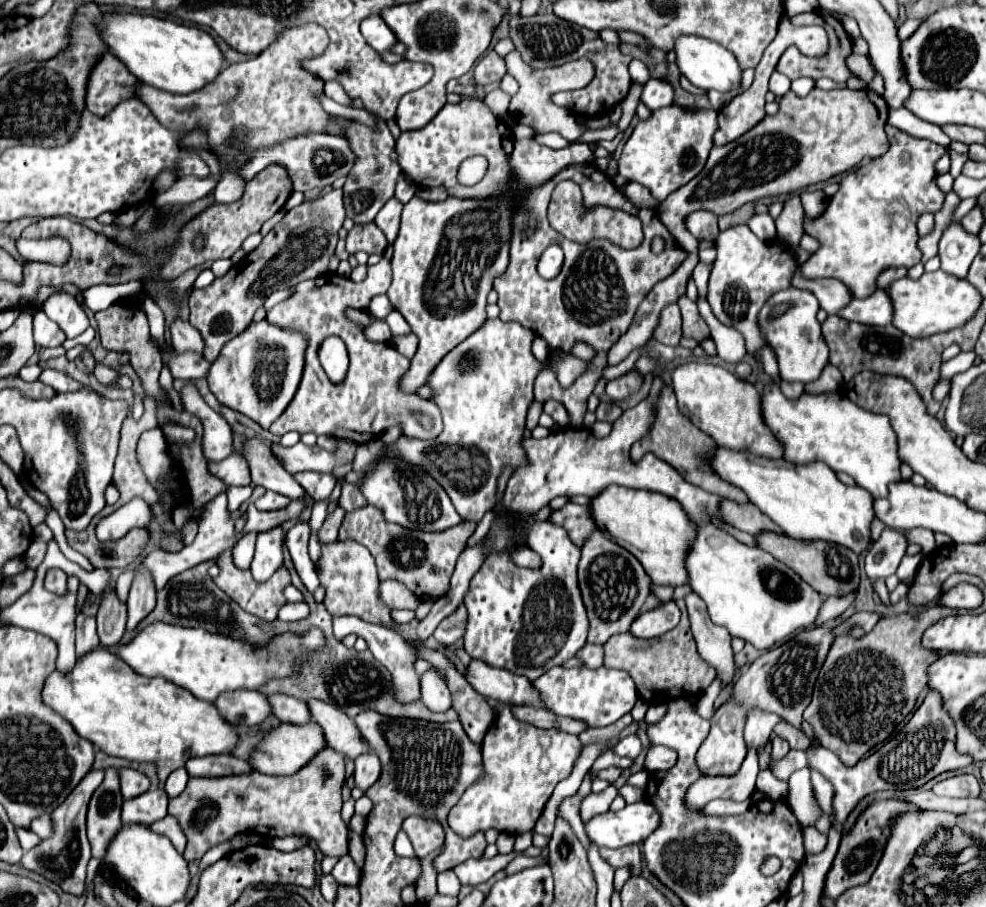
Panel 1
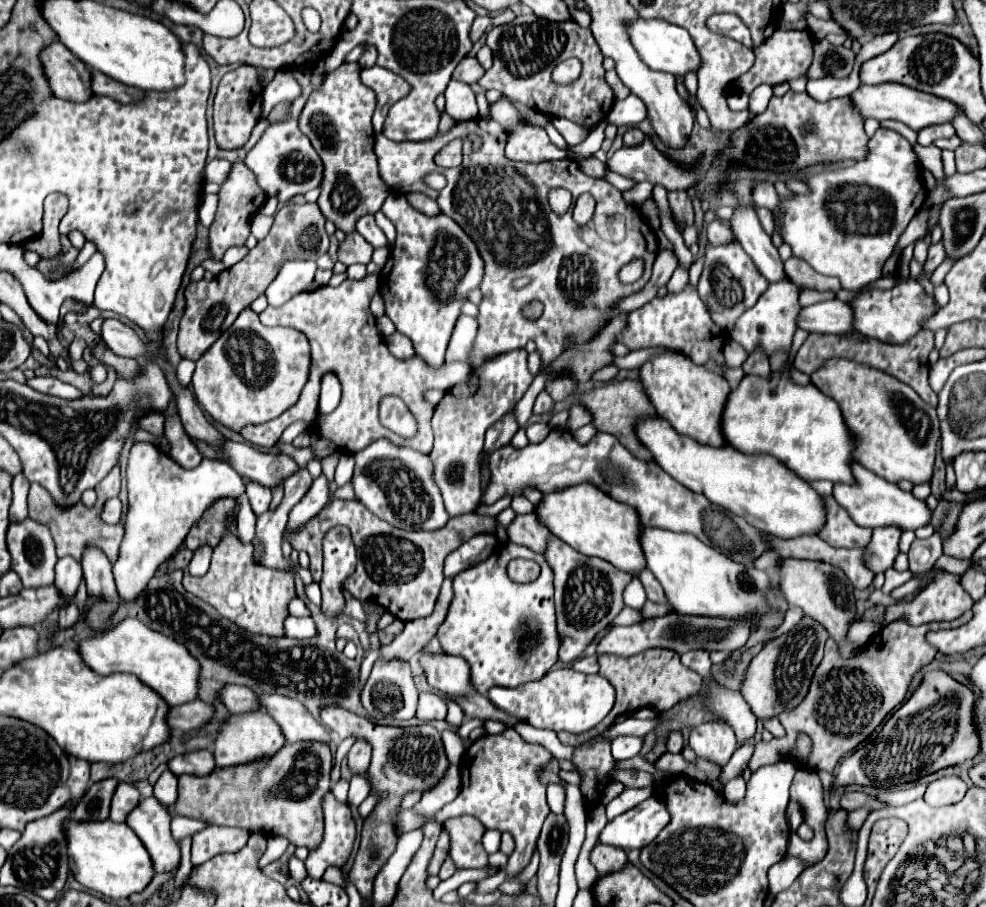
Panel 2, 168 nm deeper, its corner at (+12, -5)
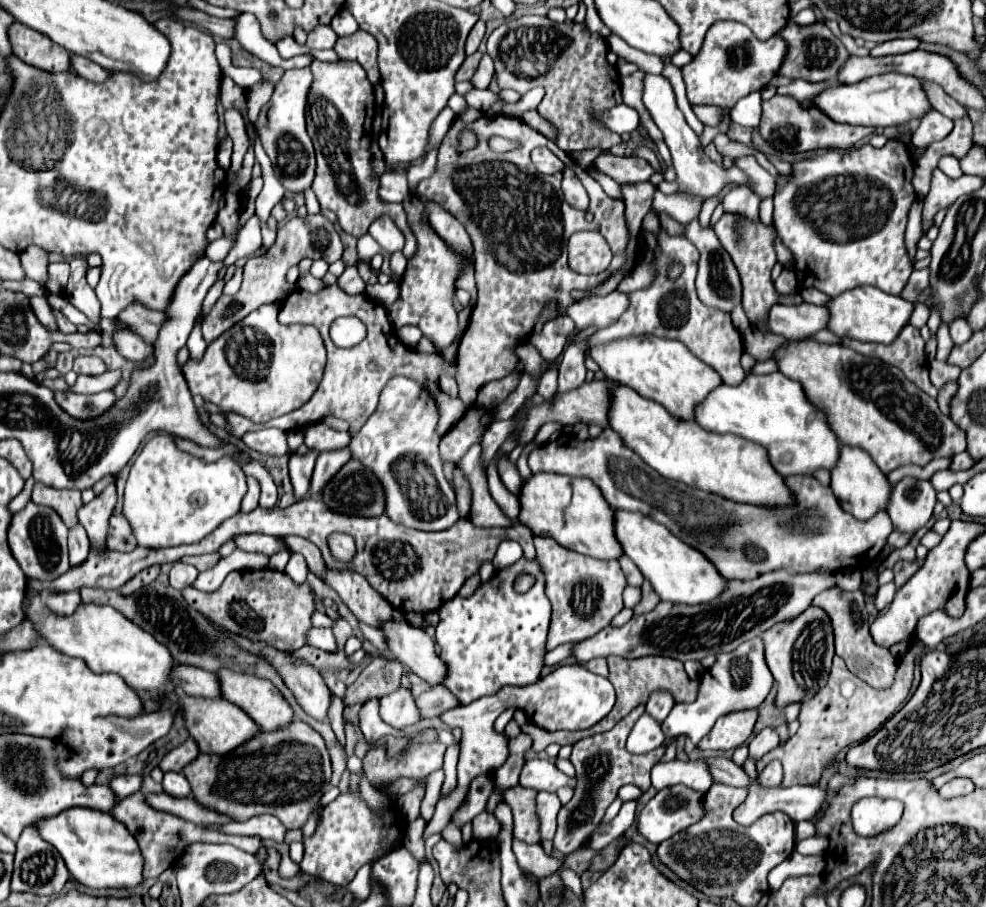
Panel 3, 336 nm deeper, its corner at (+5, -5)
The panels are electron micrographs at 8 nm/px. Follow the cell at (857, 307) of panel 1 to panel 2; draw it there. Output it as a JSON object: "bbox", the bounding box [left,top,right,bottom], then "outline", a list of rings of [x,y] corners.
{"bbox":[796,300,852,334],"outline":[[[826,300],[802,308],[796,326],[806,332],[844,334],[852,332],[852,312],[848,310],[846,302]]]}

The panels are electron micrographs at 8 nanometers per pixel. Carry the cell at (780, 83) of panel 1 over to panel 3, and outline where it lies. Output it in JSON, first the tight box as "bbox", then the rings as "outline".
{"bbox":[729,92,761,128],"outline":[[[751,92],[733,106],[733,110],[729,112],[731,120],[745,128],[757,128],[761,120],[761,102],[761,92]]]}

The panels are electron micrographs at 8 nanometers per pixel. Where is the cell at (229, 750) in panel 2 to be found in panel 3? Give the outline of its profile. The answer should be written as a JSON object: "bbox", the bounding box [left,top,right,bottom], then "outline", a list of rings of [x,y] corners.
{"bbox":[165,692,261,756],"outline":[[[173,692],[167,694],[165,700],[171,700],[185,710],[187,730],[195,738],[195,742],[199,744],[199,750],[203,754],[215,754],[215,756],[229,754],[231,750],[235,750],[235,746],[243,746],[243,742],[249,742],[255,734],[261,734],[259,726],[255,726],[255,722],[251,722],[251,718],[247,718],[247,714],[243,714],[243,710],[239,710],[235,704],[231,704],[227,700],[177,696]]]}

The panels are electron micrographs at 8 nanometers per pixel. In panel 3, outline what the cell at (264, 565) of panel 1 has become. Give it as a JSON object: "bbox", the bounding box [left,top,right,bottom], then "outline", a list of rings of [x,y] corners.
{"bbox":[289,450,317,500],"outline":[[[309,450],[309,454],[305,454],[305,456],[293,454],[289,458],[289,476],[291,476],[295,500],[303,500],[307,496],[309,482],[311,482],[311,470],[315,466],[315,458],[317,458],[315,450]]]}

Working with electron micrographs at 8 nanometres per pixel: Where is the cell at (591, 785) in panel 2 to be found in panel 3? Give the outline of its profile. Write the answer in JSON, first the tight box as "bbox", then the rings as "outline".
{"bbox":[553,706,665,854],"outline":[[[645,706],[633,708],[611,730],[607,730],[603,734],[595,734],[591,738],[583,738],[573,746],[569,760],[573,762],[573,766],[577,770],[577,788],[575,788],[575,796],[571,798],[571,802],[559,810],[557,832],[553,838],[553,850],[561,852],[561,854],[571,854],[571,852],[579,850],[583,846],[583,842],[591,836],[591,832],[597,828],[607,806],[617,798],[617,790],[623,784],[631,782],[631,784],[639,786],[643,792],[647,792],[651,788],[651,778],[649,778],[651,768],[653,768],[653,764],[657,764],[661,760],[665,748],[659,746],[641,756],[629,754],[625,750],[625,740],[635,724],[635,718],[641,716],[643,710],[645,710]]]}

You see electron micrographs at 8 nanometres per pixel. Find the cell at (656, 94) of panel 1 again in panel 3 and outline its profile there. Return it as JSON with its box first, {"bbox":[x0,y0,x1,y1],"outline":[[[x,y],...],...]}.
{"bbox":[599,104,639,134],"outline":[[[619,104],[619,106],[603,112],[599,118],[609,130],[613,130],[617,134],[633,132],[639,128],[639,112],[627,104]]]}

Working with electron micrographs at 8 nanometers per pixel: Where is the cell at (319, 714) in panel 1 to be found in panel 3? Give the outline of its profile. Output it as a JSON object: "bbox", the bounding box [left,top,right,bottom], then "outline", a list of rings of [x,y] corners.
{"bbox":[217,670,297,732],"outline":[[[219,670],[217,676],[221,680],[223,698],[237,704],[239,708],[243,708],[265,732],[287,728],[297,718],[291,704],[285,702],[283,694],[269,680],[255,678],[253,674],[237,674],[237,672],[231,672],[231,670]]]}

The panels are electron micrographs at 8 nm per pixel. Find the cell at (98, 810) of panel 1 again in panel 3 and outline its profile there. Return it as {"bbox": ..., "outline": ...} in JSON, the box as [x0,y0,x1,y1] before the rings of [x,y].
{"bbox":[109,776,141,802],"outline":[[[117,776],[109,782],[113,794],[115,794],[115,802],[121,802],[123,798],[131,796],[133,792],[137,792],[141,788],[141,776]]]}

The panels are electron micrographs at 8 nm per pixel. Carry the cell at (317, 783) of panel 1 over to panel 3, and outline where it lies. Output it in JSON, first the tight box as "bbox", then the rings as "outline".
{"bbox":[183,720,331,830],"outline":[[[295,720],[285,730],[261,732],[247,744],[243,744],[237,750],[233,750],[231,754],[227,754],[225,758],[219,758],[213,754],[199,754],[197,760],[193,760],[191,764],[185,766],[183,774],[191,784],[193,798],[203,808],[215,810],[215,812],[229,816],[233,820],[239,820],[239,822],[247,820],[251,816],[257,816],[257,814],[273,814],[285,824],[287,830],[297,830],[307,824],[307,820],[313,812],[317,812],[319,816],[323,812],[323,808],[319,806],[319,800],[321,800],[323,792],[329,788],[331,760],[329,760],[329,752],[325,748],[323,736],[309,724]]]}

